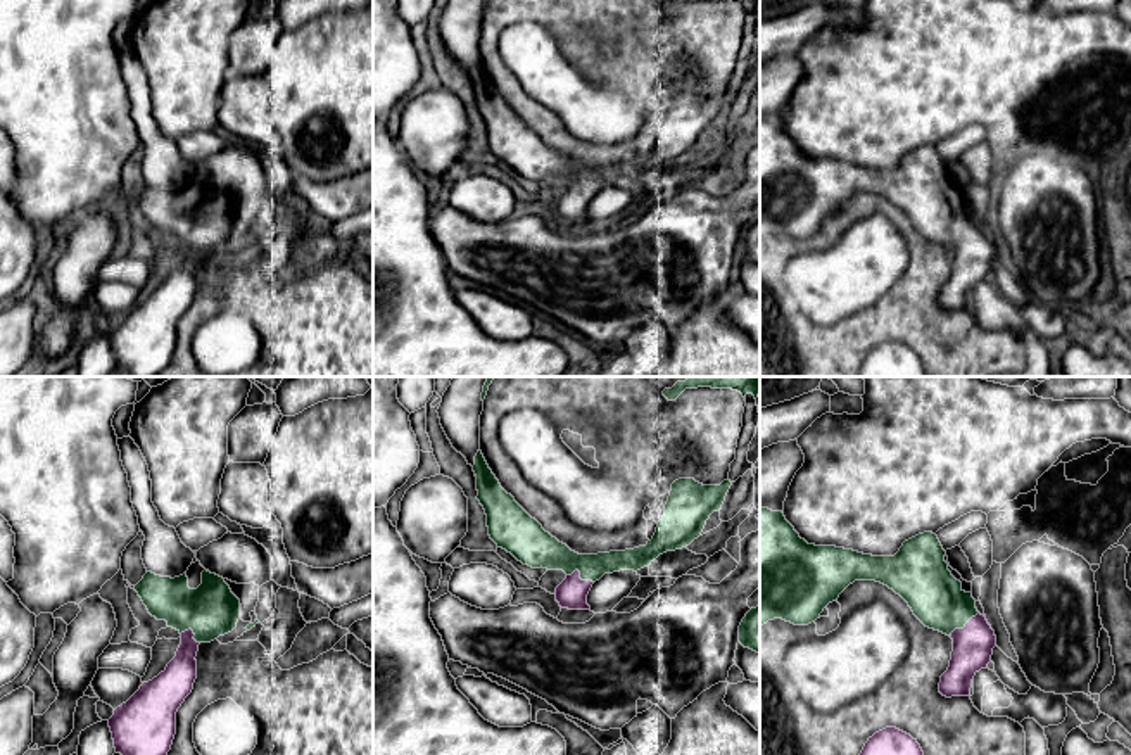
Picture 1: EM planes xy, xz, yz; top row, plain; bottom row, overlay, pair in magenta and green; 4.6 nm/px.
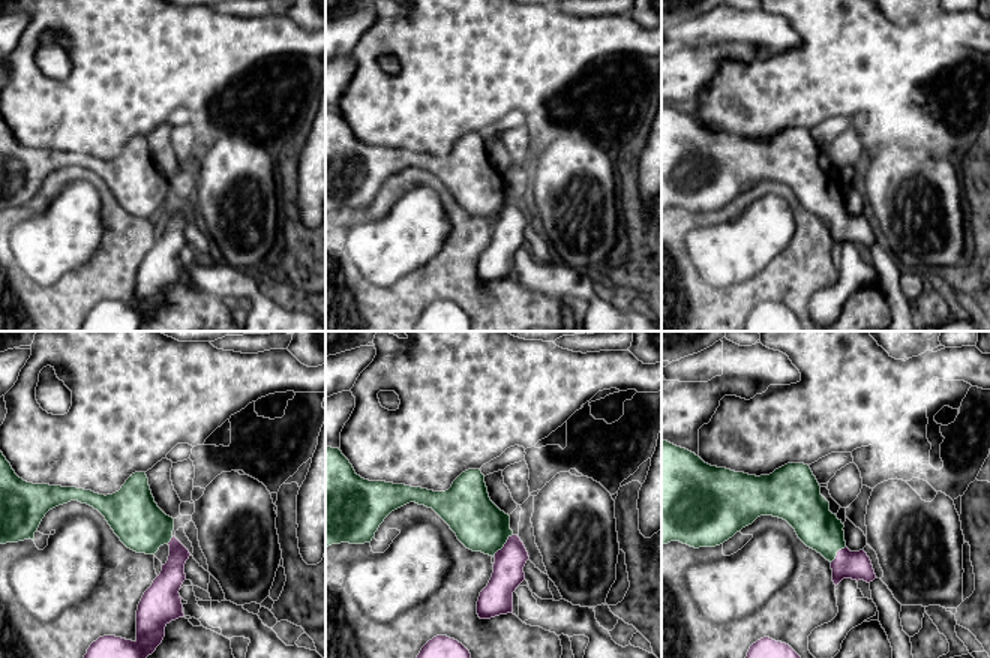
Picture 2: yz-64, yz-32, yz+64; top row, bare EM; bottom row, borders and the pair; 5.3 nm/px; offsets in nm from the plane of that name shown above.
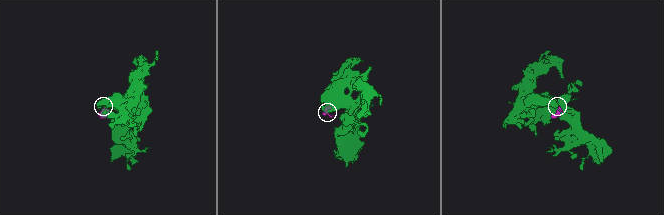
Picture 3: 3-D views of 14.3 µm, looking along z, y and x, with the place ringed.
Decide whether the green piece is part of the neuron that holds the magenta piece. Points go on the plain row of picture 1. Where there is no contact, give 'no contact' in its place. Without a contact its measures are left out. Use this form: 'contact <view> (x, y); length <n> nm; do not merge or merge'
contact xz (579, 189); length 130 nm; merge

